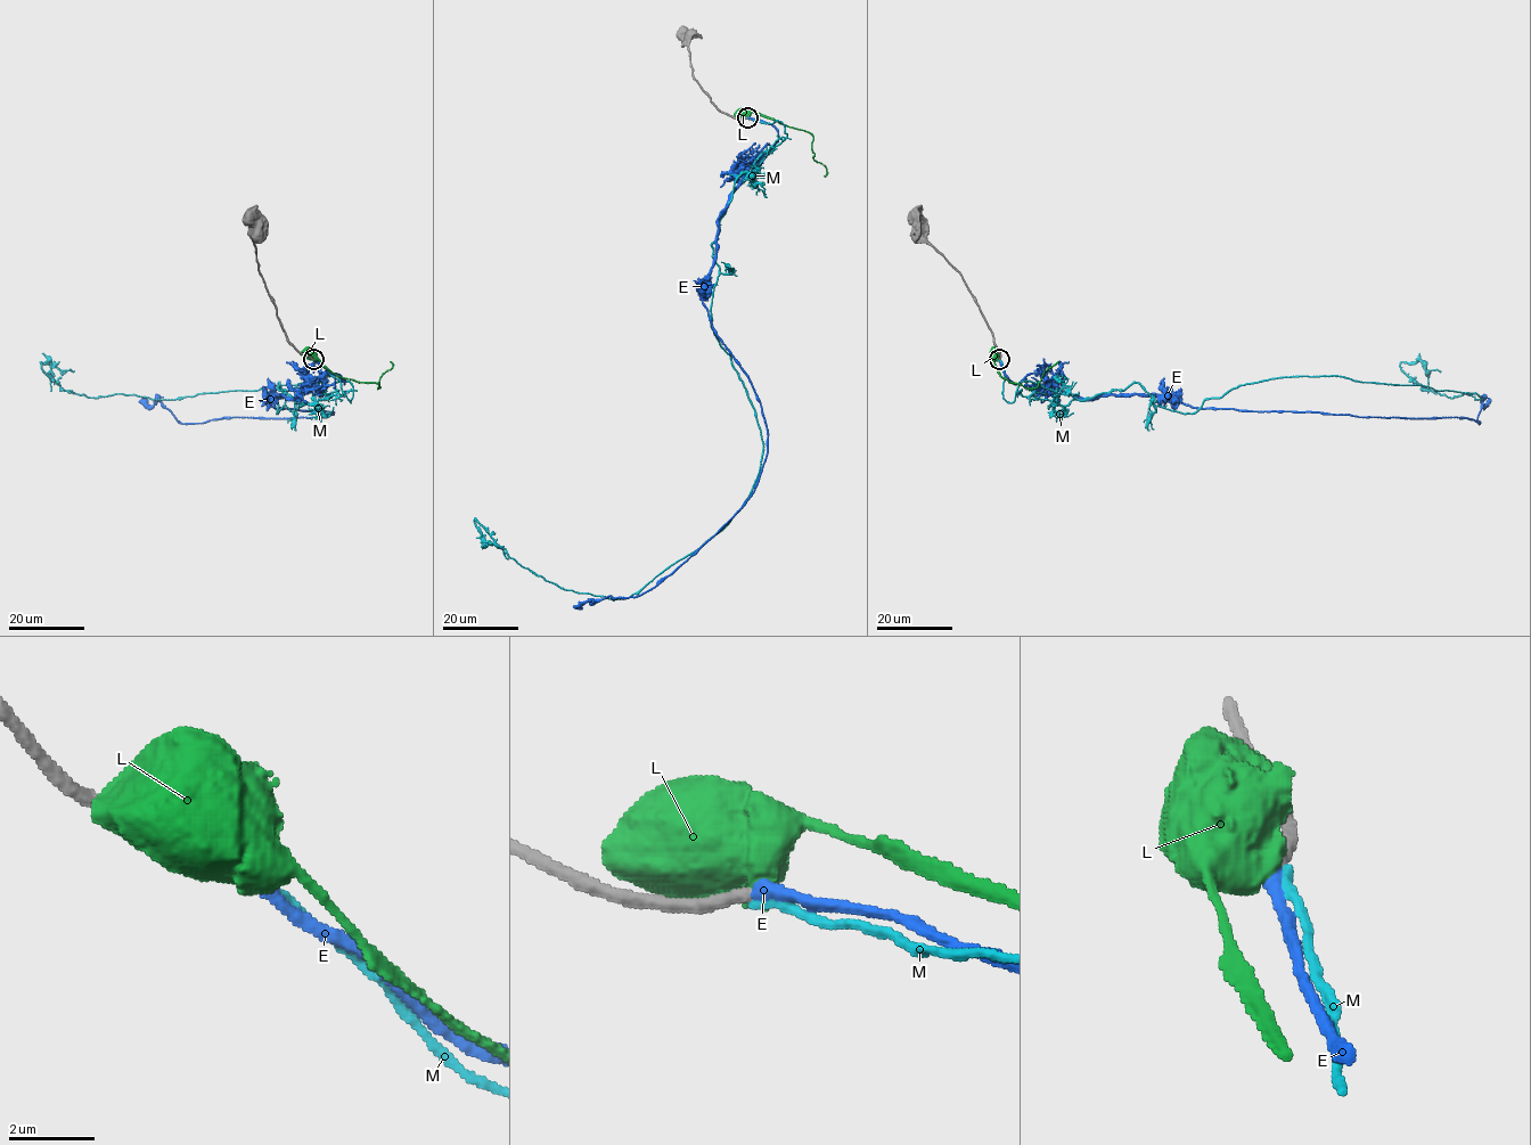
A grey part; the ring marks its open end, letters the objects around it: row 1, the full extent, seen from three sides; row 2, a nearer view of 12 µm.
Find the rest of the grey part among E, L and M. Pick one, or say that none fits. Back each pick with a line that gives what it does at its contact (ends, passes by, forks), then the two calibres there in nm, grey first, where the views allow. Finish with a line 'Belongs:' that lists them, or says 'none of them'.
Belongs: none of them

